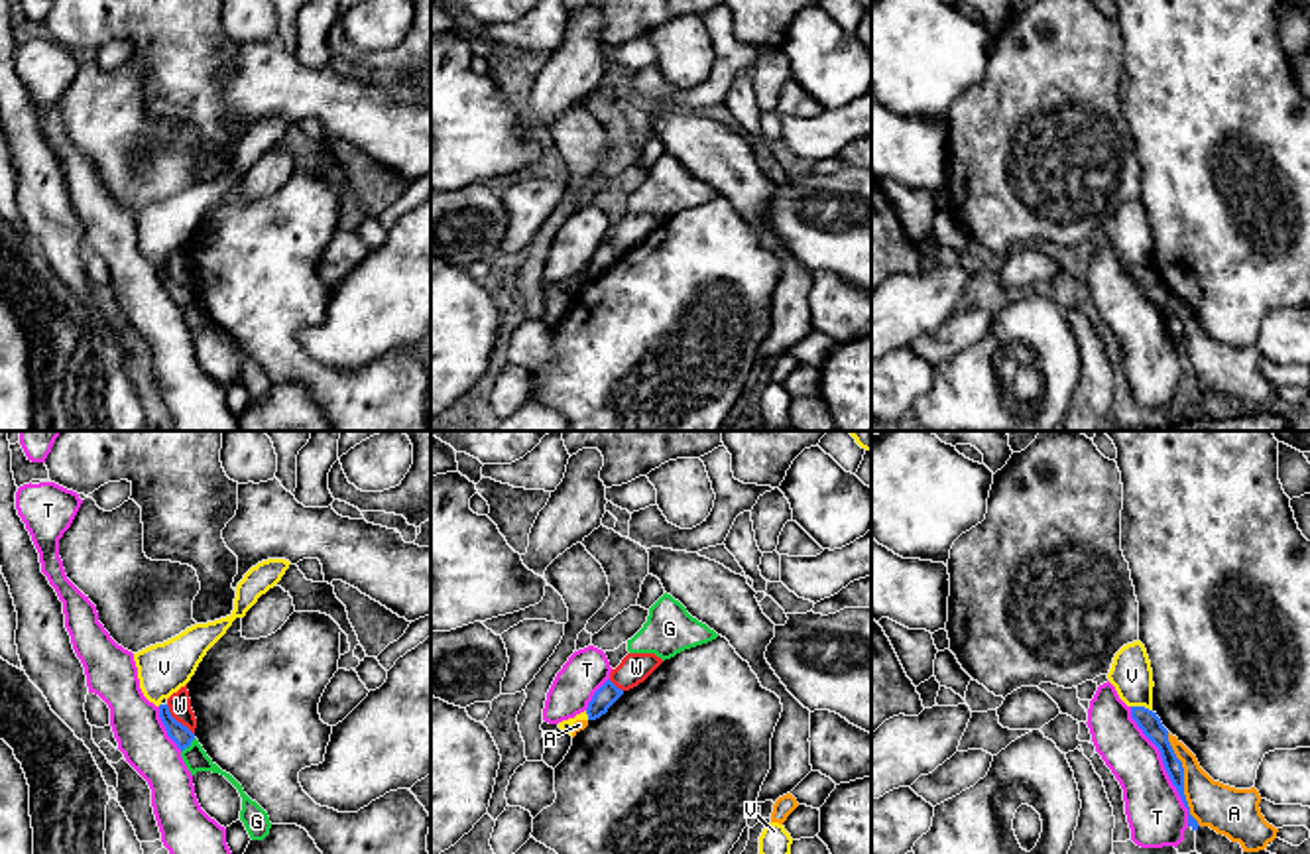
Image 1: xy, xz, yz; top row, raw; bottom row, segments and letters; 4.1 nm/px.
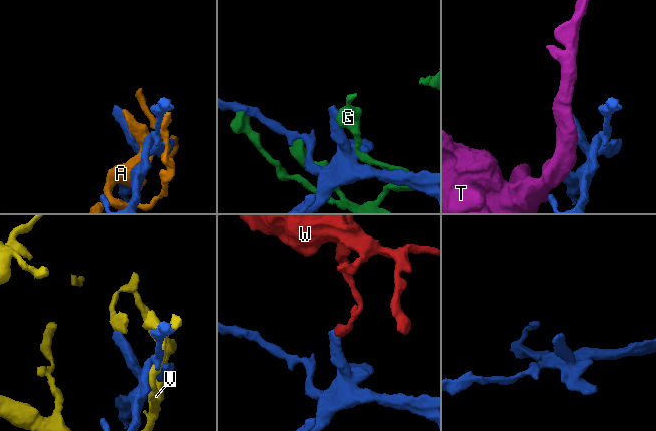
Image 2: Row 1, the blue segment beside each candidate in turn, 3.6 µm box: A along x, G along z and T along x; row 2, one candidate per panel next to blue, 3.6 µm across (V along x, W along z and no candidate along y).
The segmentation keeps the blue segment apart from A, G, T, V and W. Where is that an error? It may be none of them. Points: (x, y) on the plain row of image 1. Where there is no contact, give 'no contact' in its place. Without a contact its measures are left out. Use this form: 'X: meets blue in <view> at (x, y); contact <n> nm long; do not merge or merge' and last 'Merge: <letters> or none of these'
A: meets blue in yz at (1183, 339); contact 400 nm long; do not merge
G: meets blue in xy at (187, 305); contact 90 nm long; do not merge
T: meets blue in yz at (1165, 325); contact 550 nm long; do not merge
V: meets blue in yz at (1141, 266); contact 90 nm long; do not merge
W: meets blue in xy at (176, 280); contact 170 nm long; do not merge
Merge: none of these

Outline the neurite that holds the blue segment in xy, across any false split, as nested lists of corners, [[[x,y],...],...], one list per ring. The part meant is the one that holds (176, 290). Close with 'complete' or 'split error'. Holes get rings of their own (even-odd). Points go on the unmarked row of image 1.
[[[159,264],[159,277],[167,289],[167,295],[177,303],[181,311],[191,305],[195,293],[171,275],[167,264]]]; complete

